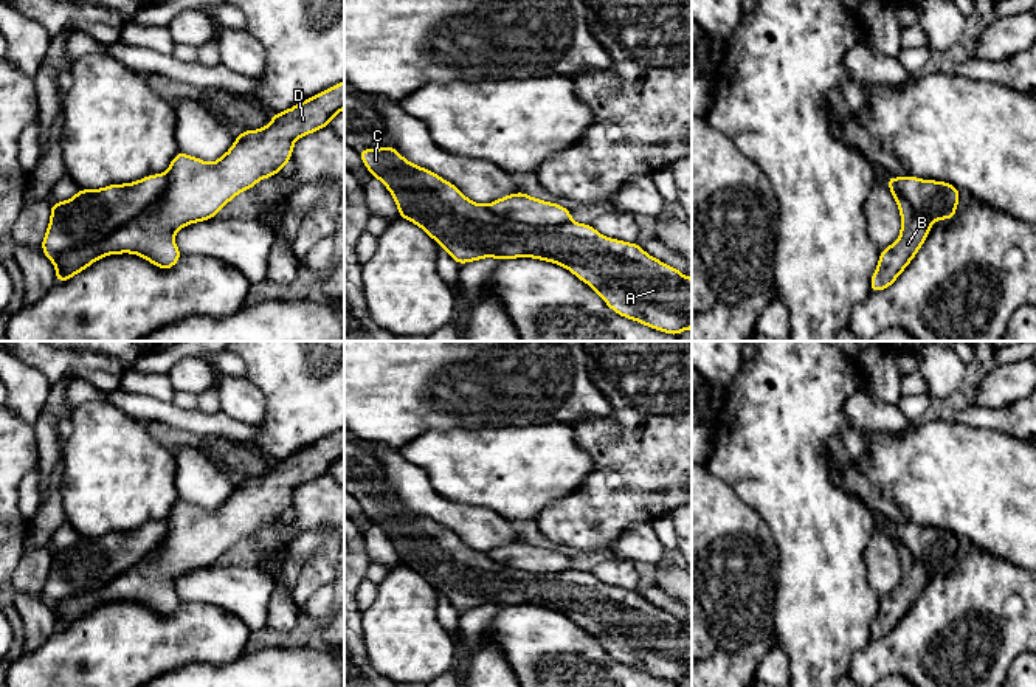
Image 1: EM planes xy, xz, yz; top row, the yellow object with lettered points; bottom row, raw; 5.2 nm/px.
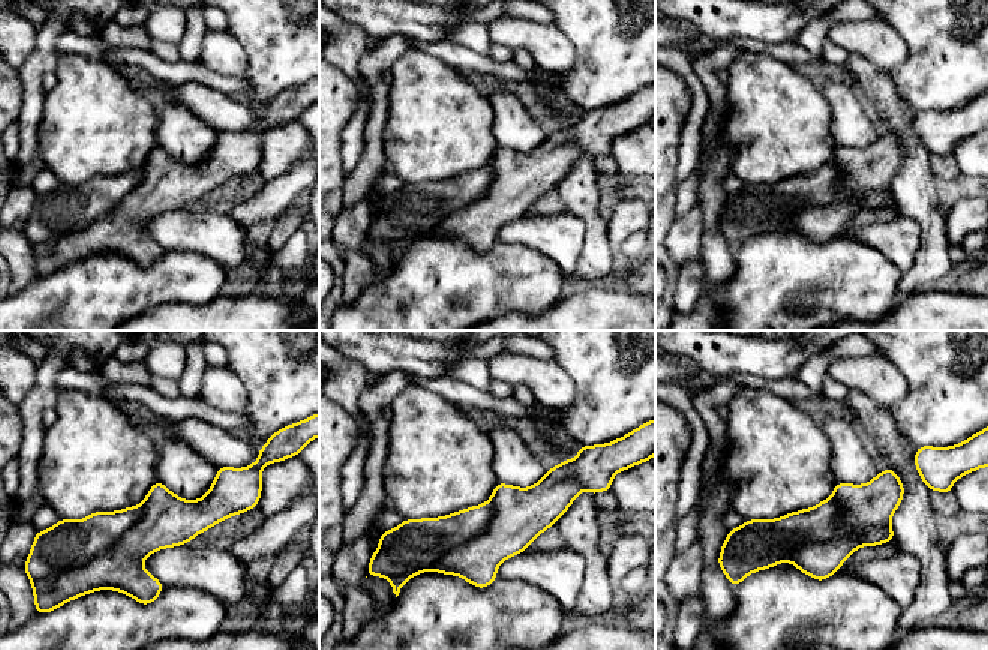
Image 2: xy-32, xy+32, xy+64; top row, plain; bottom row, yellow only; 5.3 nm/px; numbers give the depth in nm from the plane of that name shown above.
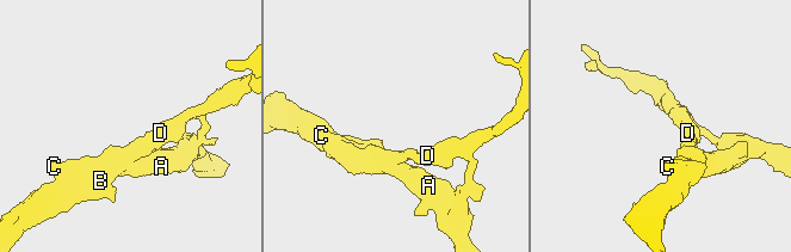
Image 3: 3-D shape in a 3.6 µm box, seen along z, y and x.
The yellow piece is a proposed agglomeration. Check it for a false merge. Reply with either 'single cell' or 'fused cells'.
fused cells

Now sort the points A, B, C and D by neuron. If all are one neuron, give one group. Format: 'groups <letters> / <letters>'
groups A C / B D

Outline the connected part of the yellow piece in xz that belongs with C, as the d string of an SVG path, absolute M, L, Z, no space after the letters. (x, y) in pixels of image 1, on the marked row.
M395 147L363 149L358 155L371 175L392 194L399 216L419 225L459 265L489 256L498 261L535 257L554 262L592 287L620 316L675 337L692 329L692 278L647 254L636 242L610 239L592 225L577 222L563 226L524 226L492 212L487 205L468 200L453 183L406 161Z

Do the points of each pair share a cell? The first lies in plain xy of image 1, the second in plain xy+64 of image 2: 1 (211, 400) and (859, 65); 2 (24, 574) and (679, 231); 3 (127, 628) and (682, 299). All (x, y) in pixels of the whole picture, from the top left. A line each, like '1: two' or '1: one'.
1: one
2: one
3: two

